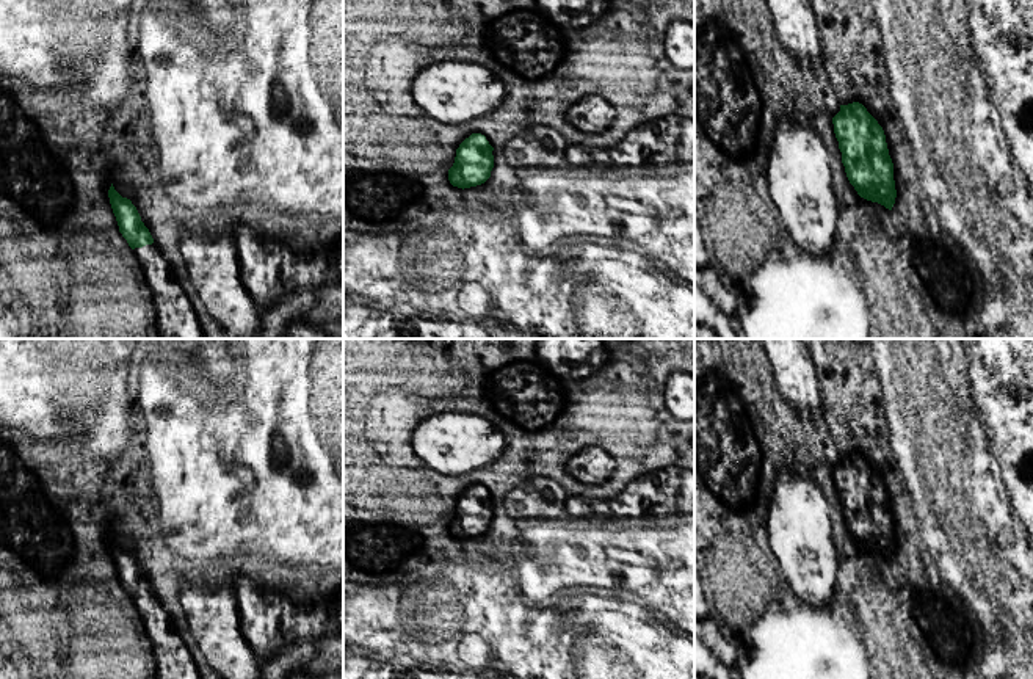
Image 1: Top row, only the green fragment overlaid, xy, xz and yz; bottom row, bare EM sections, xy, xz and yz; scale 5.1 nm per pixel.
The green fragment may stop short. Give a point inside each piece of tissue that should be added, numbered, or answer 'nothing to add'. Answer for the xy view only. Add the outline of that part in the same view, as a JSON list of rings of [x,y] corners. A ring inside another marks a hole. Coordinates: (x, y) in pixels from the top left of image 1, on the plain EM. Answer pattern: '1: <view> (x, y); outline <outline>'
1: xy (173, 659); outline [[[157,596],[135,599],[133,605],[152,643],[158,679],[201,679],[190,649]]]

